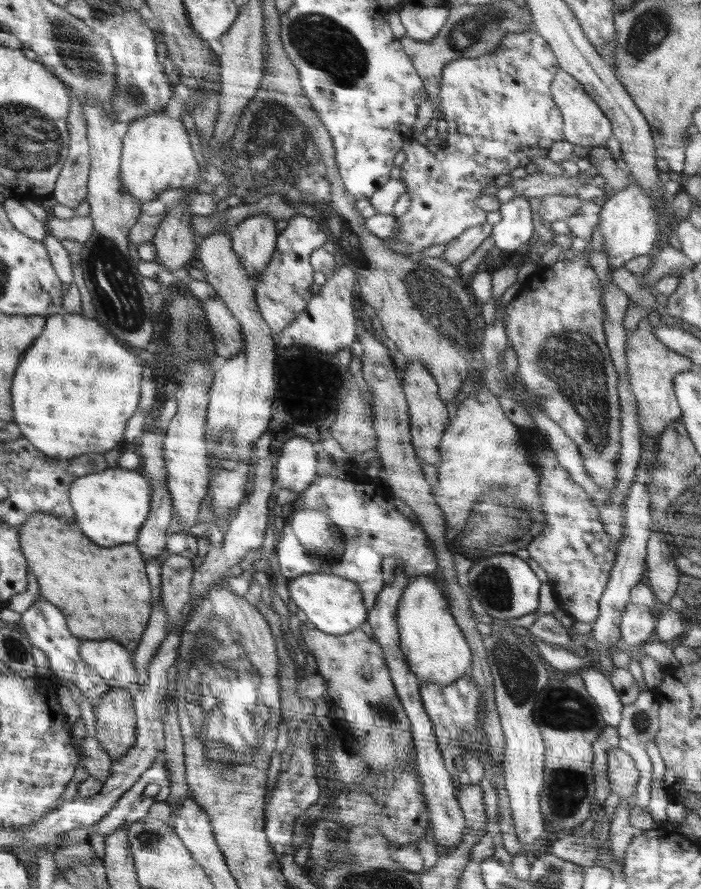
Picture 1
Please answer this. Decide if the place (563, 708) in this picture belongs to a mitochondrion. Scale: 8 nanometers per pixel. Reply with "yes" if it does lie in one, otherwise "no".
yes

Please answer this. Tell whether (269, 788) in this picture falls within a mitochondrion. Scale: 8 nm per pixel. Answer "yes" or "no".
no

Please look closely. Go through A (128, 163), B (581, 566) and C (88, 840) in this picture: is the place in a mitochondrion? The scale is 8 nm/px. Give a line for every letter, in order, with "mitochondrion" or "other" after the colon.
A: other
B: other
C: other

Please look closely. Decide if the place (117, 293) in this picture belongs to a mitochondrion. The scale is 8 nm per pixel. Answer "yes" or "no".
yes

